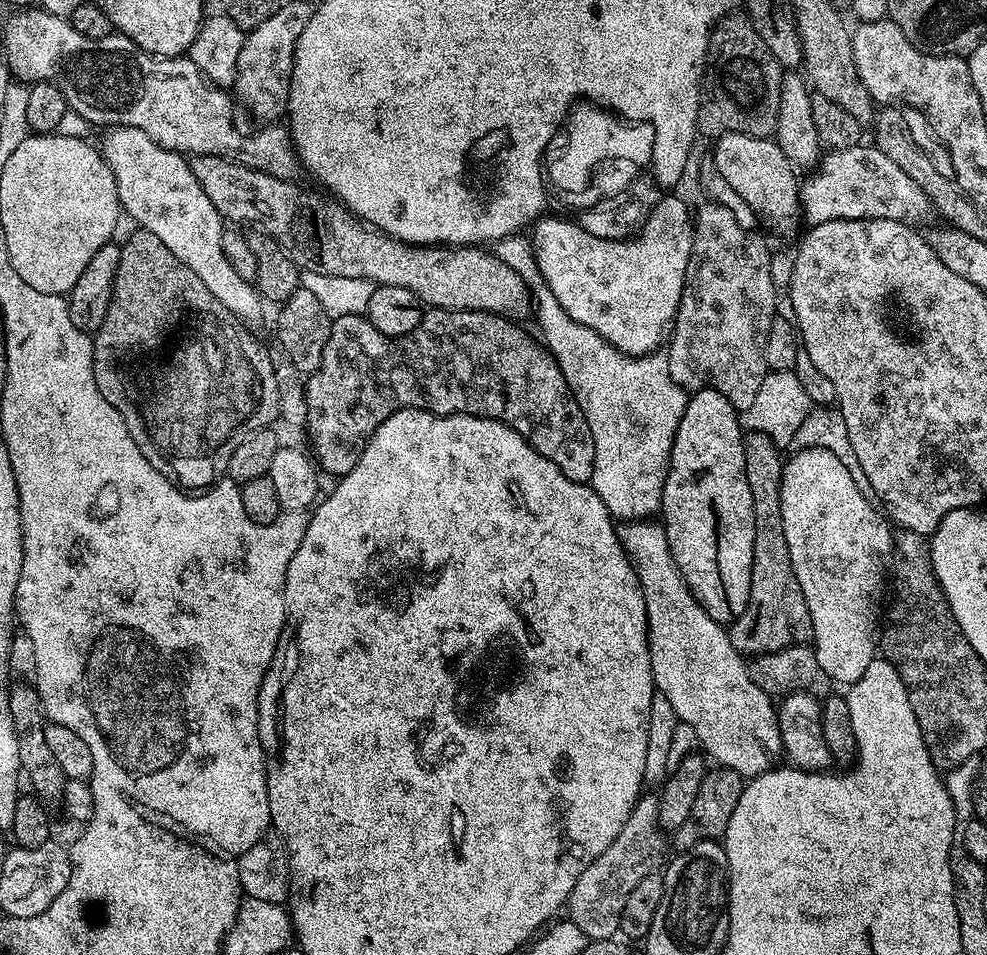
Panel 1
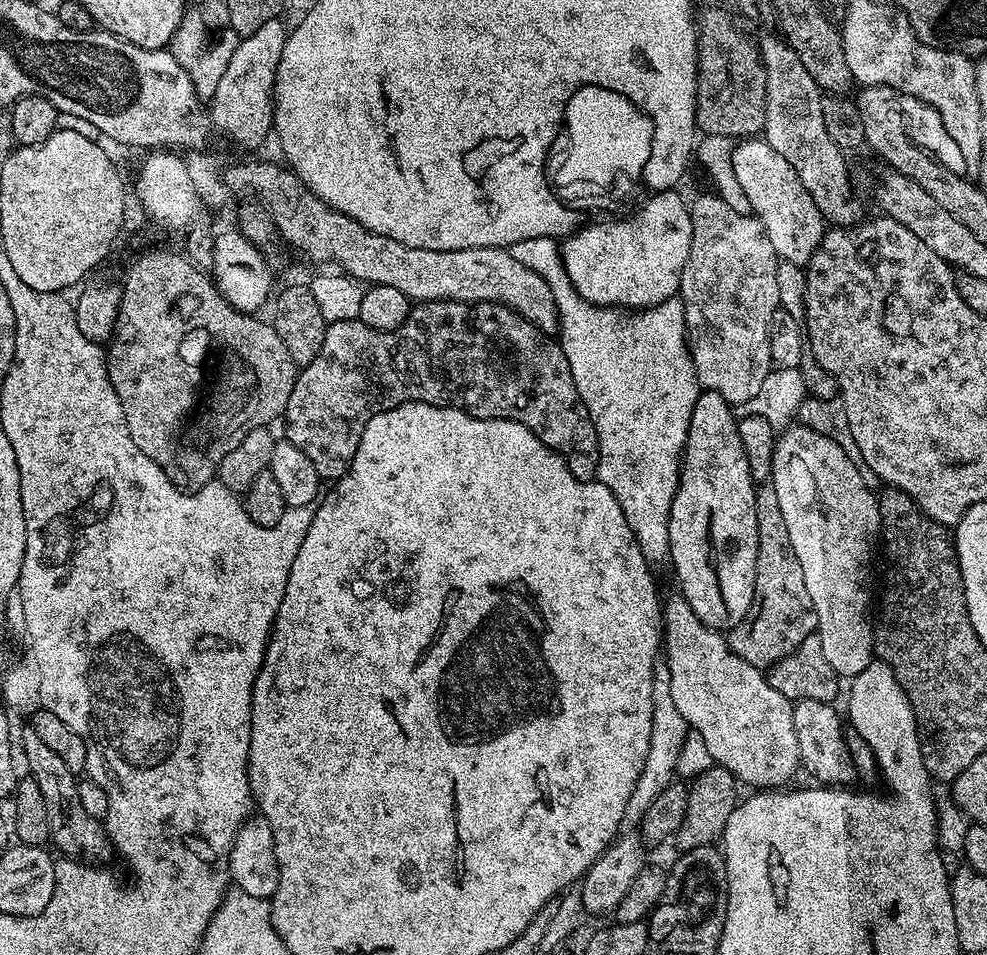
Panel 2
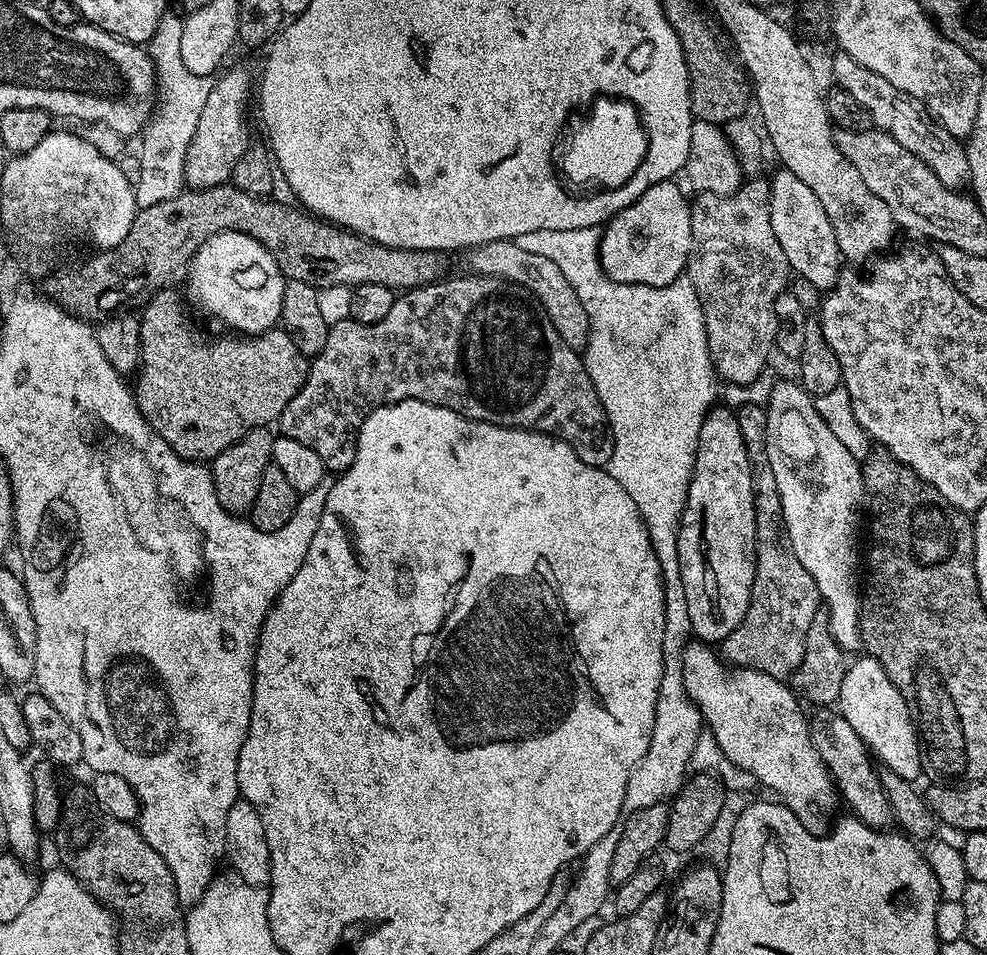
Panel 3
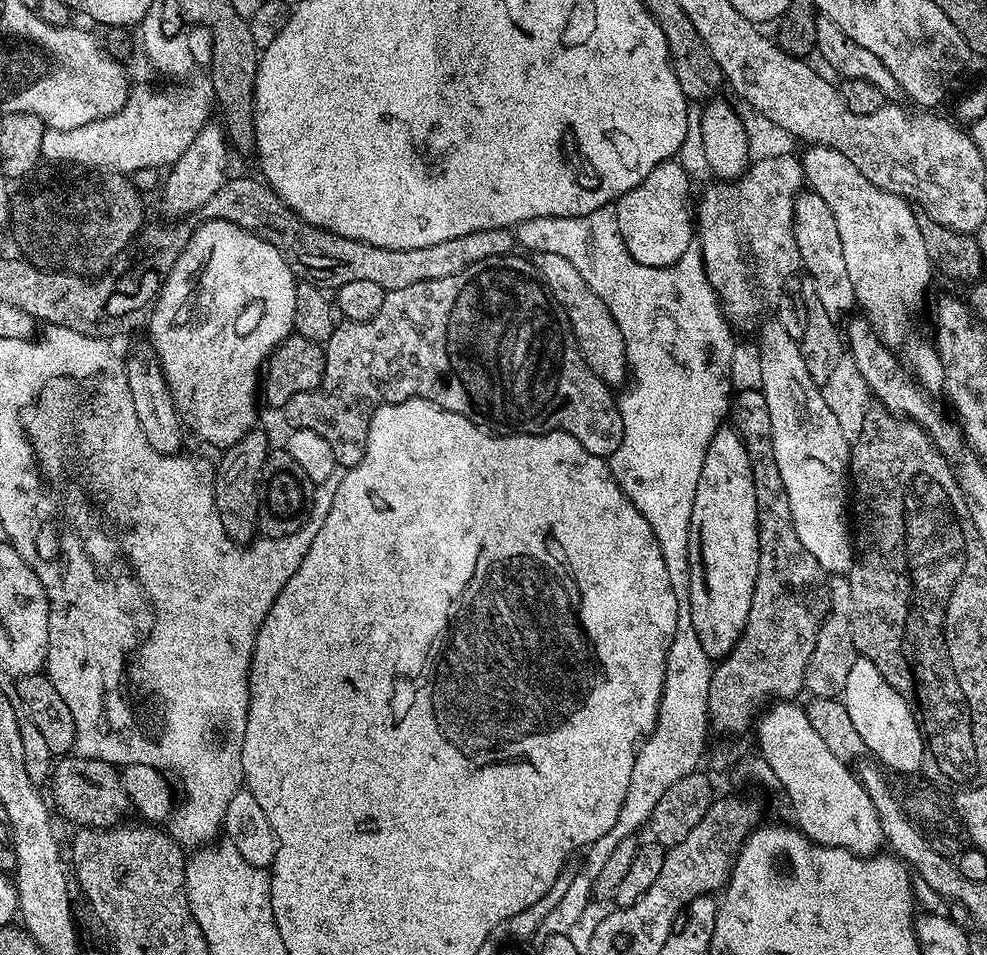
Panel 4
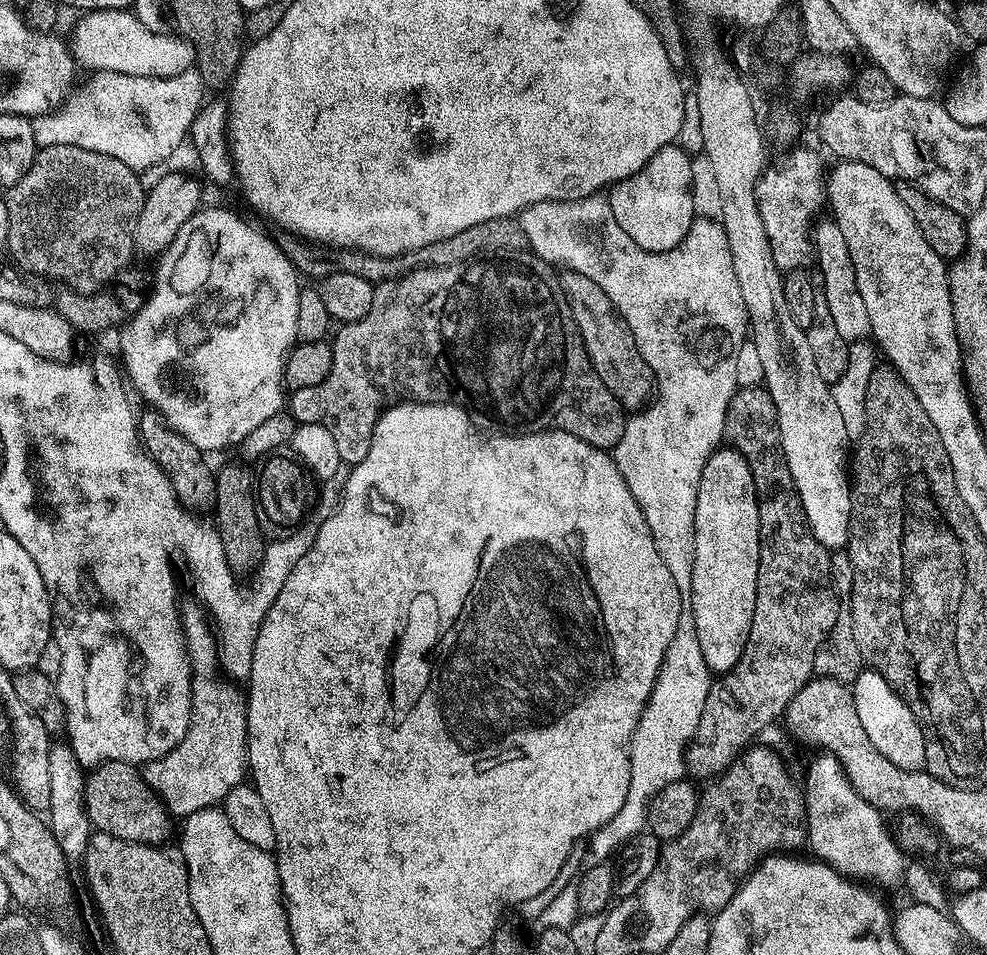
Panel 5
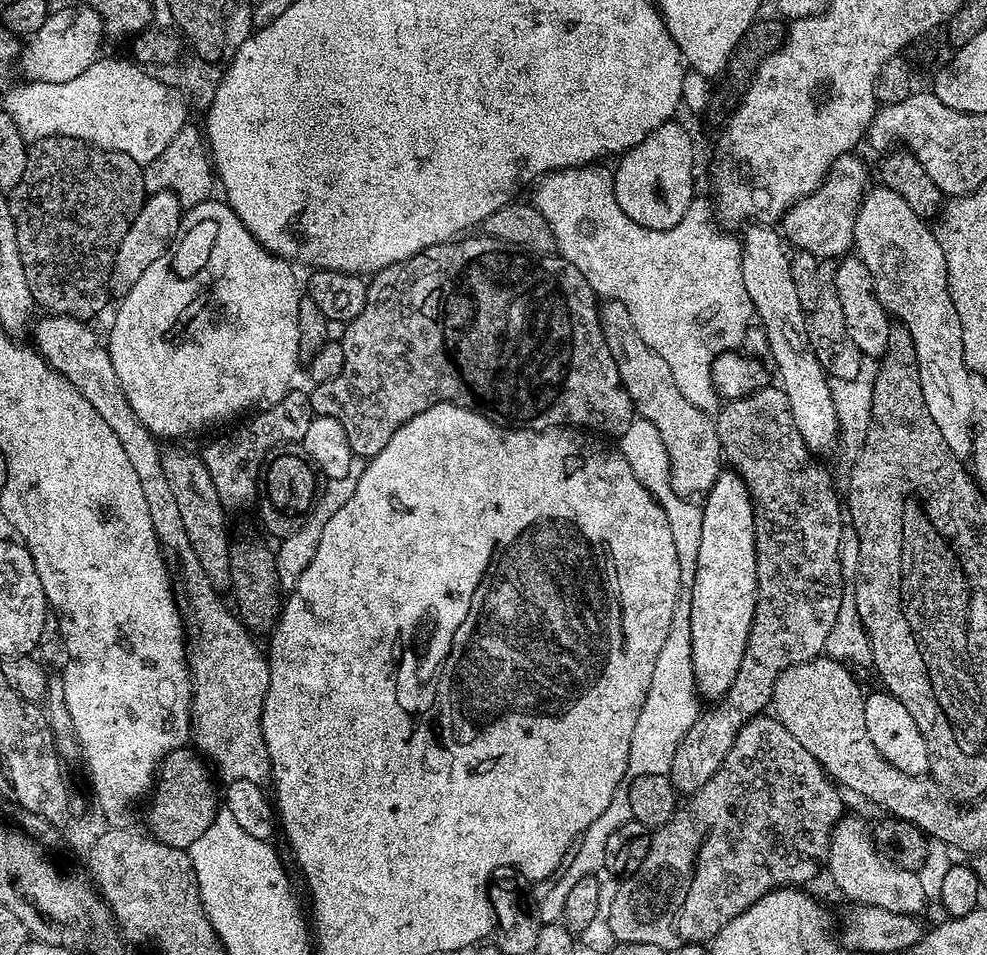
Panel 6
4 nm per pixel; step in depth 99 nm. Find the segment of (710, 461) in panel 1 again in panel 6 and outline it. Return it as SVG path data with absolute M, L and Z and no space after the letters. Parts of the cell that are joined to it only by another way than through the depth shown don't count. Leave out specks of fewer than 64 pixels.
M721 471L714 486L703 497L702 507L702 543L698 549L698 570L694 574L694 594L690 598L690 646L692 655L691 683L695 684L697 693L708 702L720 700L738 666L742 666L742 654L746 654L746 642L750 638L750 626L754 622L756 609L756 527L752 498L748 494L746 482L736 472Z

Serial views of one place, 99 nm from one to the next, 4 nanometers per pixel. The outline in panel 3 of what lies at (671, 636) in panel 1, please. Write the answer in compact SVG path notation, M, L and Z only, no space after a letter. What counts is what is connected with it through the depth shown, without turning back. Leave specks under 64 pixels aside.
M690 642L684 648L684 681L689 698L698 706L707 731L714 734L724 757L737 764L743 772L752 772L761 789L764 787L777 792L780 795L777 797L800 819L805 828L819 829L824 812L835 810L838 793L827 766L822 762L818 750L814 750L808 729L810 720L806 712L804 716L800 709L802 704L797 693L779 676L762 674L753 668L733 667L729 670L725 661L703 642Z

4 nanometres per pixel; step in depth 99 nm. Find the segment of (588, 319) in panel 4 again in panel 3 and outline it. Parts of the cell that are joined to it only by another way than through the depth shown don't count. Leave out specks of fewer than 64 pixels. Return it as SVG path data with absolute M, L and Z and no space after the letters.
M495 240L489 244L479 244L471 249L471 271L477 276L497 276L499 280L507 280L509 284L519 284L533 293L540 302L540 307L554 322L554 330L566 342L566 346L577 350L583 349L588 342L588 319L582 302L578 302L578 294L574 294L574 286L566 282L566 274L550 262L550 258L542 258L542 254L530 254L517 246L515 240Z

